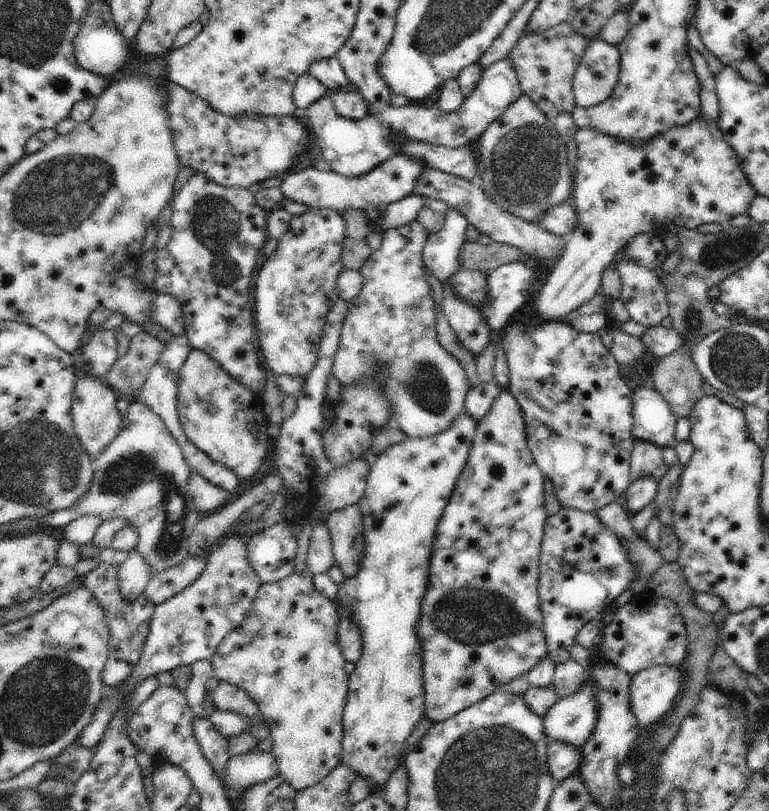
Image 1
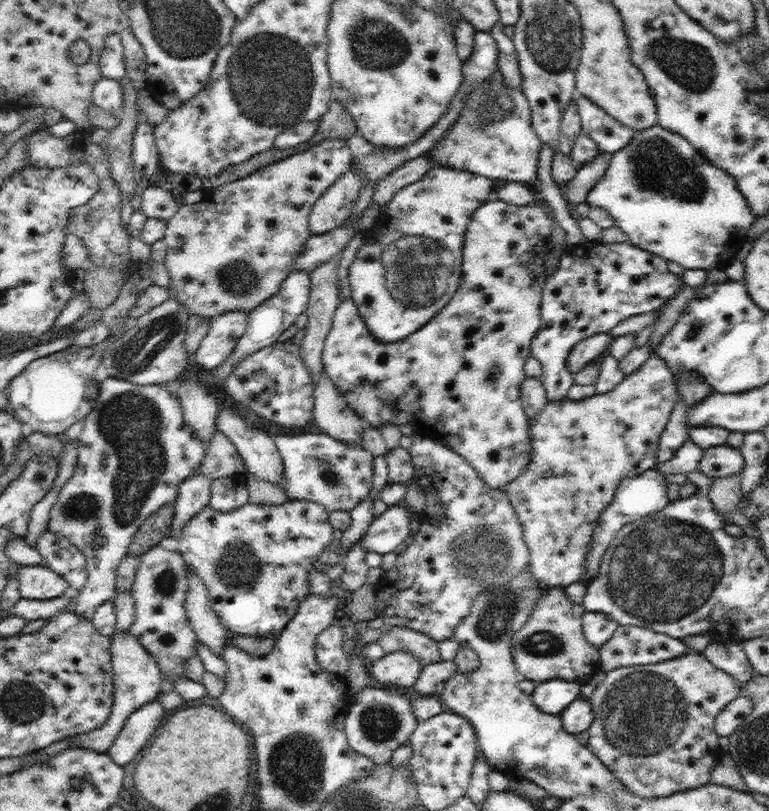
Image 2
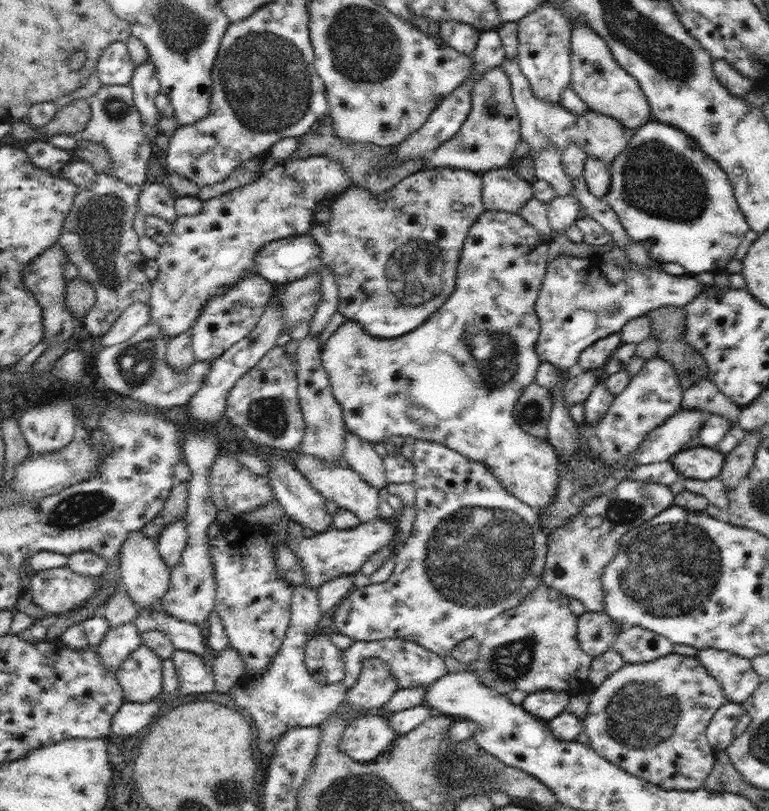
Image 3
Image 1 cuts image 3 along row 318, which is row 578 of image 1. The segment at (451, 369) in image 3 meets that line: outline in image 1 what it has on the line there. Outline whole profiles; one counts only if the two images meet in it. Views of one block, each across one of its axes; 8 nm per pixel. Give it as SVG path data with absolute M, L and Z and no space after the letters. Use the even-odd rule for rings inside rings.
M504 389L494 400L490 410L477 424L475 437L469 450L469 455L456 481L450 500L443 510L440 522L435 532L434 544L429 560L429 578L425 595L421 600L421 615L415 630L421 644L422 672L425 716L433 723L448 720L465 708L476 704L490 696L496 689L512 682L521 674L528 674L541 660L549 656L546 635L543 629L544 619L539 599L539 560L541 557L541 542L544 536L544 525L547 519L545 510L544 474L534 462L532 453L527 445L525 422L517 400ZM352 505L325 516L324 524L329 528L333 544L335 564L342 570L344 578L349 579L357 574L362 560L363 546L363 514L358 505Z

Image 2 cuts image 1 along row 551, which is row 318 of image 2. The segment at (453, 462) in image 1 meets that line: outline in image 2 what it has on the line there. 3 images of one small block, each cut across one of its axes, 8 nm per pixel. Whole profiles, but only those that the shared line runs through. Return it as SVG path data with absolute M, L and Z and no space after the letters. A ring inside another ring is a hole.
M434 166L420 180L396 192L381 212L378 222L364 233L363 244L350 266L348 284L356 303L375 339L384 344L396 343L414 334L449 303L458 289L463 264L465 232L476 211L491 199L494 181L472 172Z

